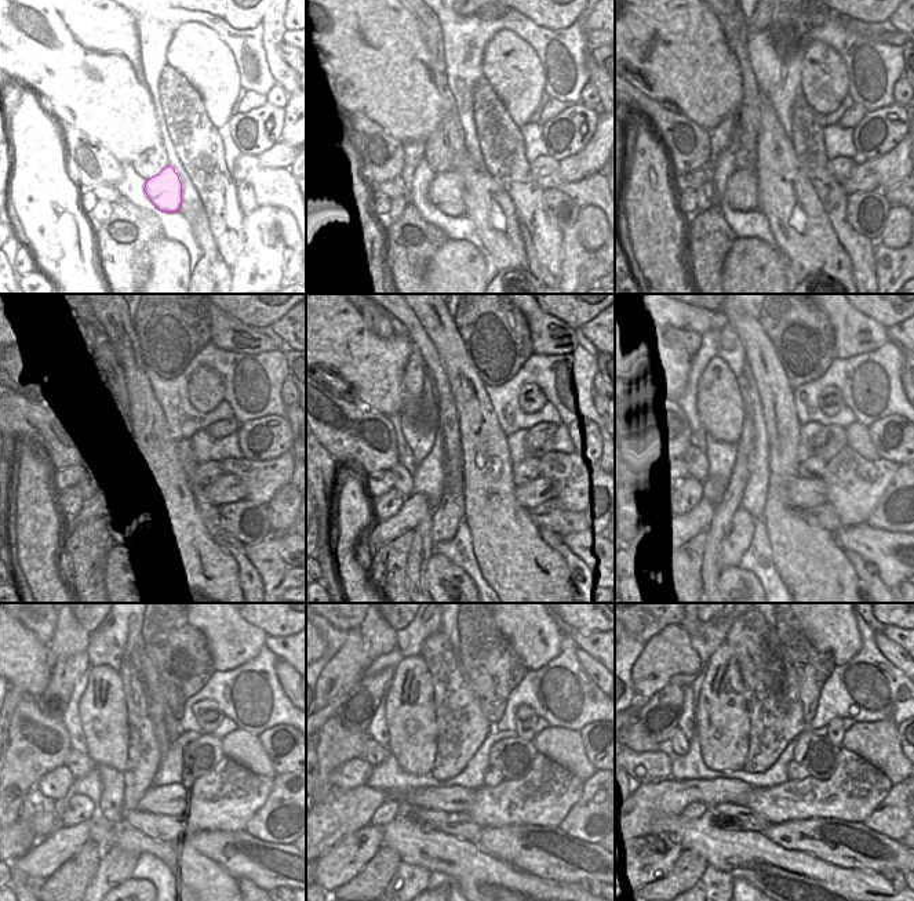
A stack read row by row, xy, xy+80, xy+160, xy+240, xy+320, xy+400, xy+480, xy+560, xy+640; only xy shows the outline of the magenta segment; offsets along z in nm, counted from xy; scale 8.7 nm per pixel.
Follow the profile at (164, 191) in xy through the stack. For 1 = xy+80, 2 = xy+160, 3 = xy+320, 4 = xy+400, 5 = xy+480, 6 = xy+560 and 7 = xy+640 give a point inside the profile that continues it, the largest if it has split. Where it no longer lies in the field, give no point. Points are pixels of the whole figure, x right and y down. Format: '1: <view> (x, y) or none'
1: xy+80 (445, 192)
2: xy+160 (742, 188)
3: xy+320 (417, 507)
4: xy+400 (680, 534)
5: xy+480 (47, 856)
6: xy+560 (337, 867)
7: xy+640 (643, 864)

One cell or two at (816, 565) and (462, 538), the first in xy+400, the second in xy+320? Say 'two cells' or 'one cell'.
two cells

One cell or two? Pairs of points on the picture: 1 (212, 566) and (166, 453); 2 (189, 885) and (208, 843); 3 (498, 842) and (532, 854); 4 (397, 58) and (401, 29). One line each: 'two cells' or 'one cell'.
1: one cell
2: two cells
3: one cell
4: one cell

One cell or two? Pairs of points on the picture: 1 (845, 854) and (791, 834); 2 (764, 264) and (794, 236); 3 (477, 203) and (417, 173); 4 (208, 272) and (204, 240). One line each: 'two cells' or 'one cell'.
1: one cell
2: two cells
3: two cells
4: two cells

